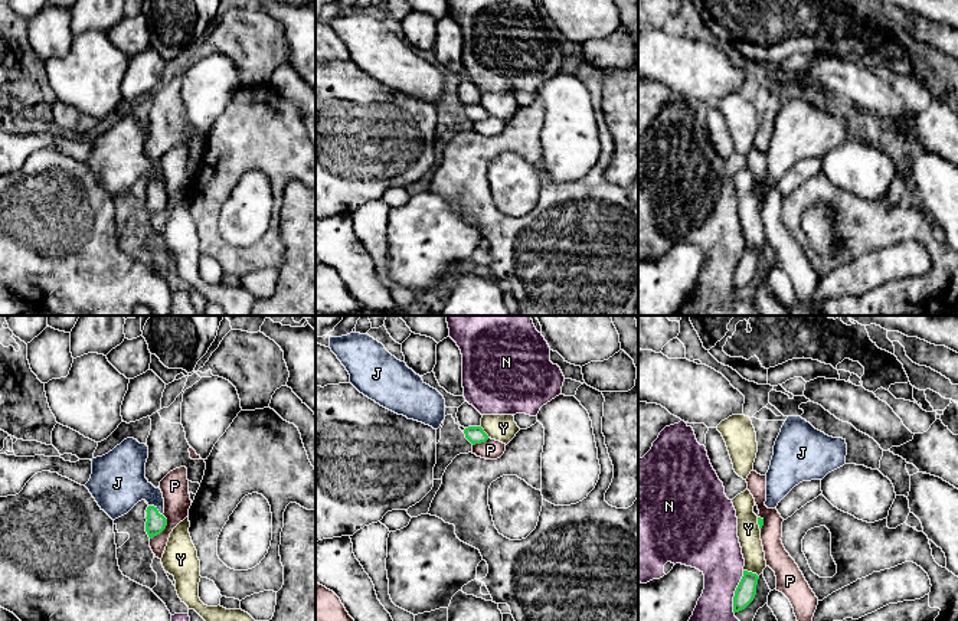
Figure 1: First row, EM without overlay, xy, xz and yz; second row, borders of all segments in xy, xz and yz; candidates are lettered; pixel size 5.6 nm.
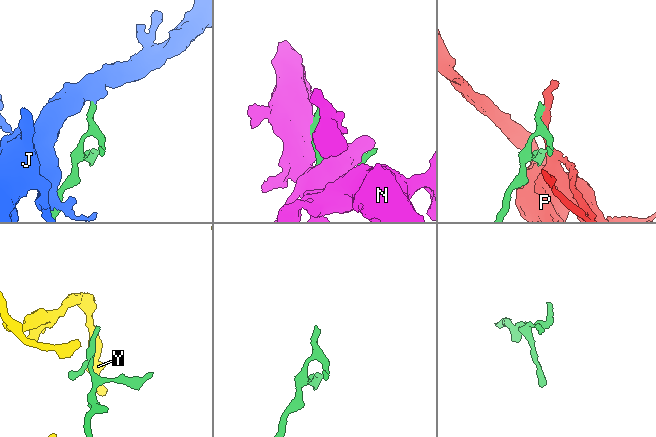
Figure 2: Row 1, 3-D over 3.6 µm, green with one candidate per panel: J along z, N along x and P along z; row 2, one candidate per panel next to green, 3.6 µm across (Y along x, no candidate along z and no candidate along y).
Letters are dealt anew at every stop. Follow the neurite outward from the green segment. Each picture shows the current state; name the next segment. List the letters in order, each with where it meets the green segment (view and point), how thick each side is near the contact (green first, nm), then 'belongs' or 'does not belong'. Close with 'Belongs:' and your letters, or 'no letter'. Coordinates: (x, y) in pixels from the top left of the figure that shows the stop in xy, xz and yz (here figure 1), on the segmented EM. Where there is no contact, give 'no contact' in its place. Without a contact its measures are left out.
J: meets green in xy at (156, 509); 110 nm thick on the green side, 300 nm on the other; belongs
N: meets green in yz at (735, 592); 120 nm thick on the green side, 280 nm on the other; does not belong
P: meets green in xy at (163, 529); 110 nm thick on the green side, 160 nm on the other; does not belong
Y: meets green in yz at (751, 572); 120 nm thick on the green side, 130 nm on the other; does not belong
Belongs: J

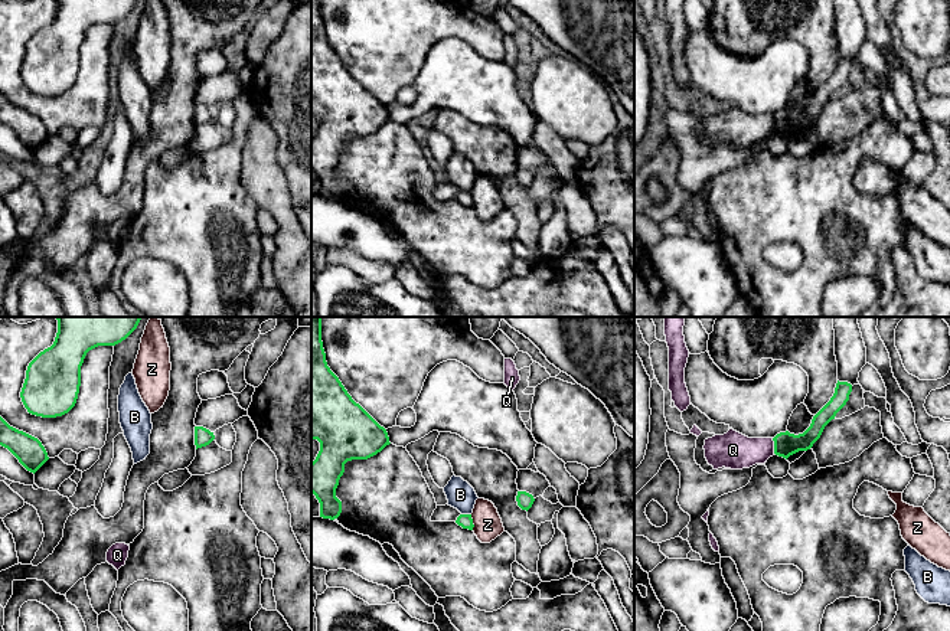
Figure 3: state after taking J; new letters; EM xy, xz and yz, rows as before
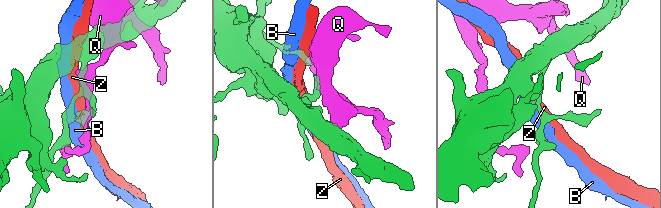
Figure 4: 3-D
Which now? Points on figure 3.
B: meets green in xz at (466, 515); 80 nm thick on the green side, 160 nm on the other; does not belong
Q: meets green in yz at (774, 445); 140 nm thick on the green side, 200 nm on the other; does not belong
Z: meets green in xz at (472, 522); 80 nm thick on the green side, 160 nm on the other; does not belong
Belongs: no letter

